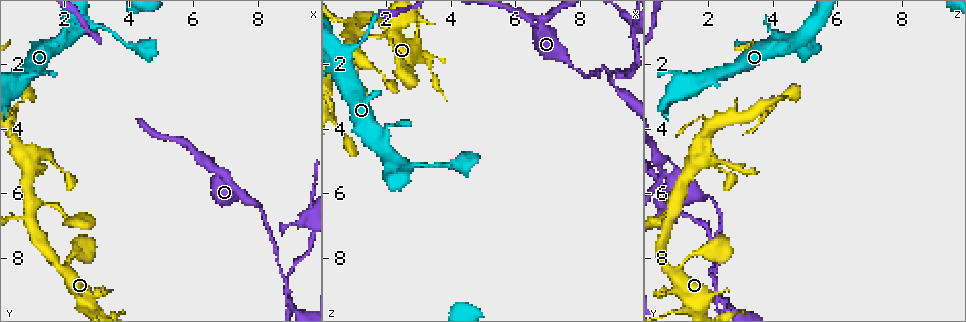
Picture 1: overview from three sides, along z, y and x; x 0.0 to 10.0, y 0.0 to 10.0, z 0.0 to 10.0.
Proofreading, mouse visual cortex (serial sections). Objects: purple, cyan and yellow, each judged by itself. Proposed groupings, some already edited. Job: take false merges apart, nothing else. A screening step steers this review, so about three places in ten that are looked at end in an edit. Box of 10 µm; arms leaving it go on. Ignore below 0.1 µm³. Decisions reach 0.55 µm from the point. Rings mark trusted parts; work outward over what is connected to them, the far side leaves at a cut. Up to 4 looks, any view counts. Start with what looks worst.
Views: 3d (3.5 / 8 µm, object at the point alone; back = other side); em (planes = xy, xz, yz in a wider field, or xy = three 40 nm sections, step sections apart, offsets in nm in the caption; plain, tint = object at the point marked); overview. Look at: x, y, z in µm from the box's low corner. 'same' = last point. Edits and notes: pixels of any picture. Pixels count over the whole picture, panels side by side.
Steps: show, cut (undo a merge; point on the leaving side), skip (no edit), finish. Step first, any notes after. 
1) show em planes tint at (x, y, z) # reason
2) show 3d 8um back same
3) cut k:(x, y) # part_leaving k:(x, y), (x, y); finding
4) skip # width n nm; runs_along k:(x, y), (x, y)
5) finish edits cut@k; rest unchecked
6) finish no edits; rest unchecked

show 3d 3.5um at (0.90, 6.30, 0.95) # four arms meet

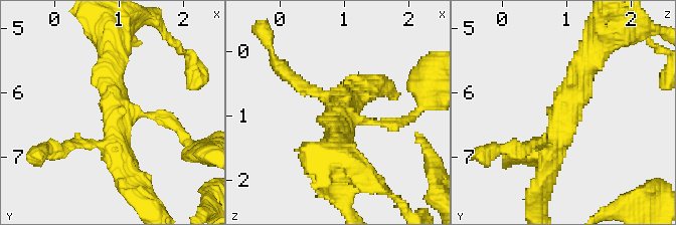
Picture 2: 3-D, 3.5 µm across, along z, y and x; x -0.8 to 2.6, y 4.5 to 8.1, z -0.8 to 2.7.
show em xy step 1 tint at (0.95, 6.35, 1.00) # need the tissue

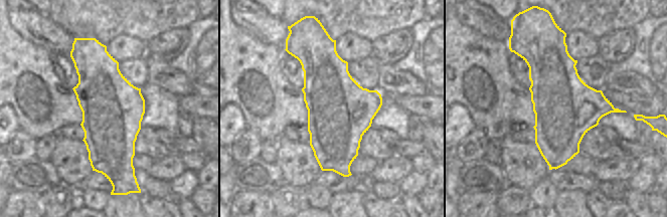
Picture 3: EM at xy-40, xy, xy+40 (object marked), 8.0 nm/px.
skip # arms 4; arm_widths 150, 150, 350, 350 nm; runs_along 2:(547, 178), (564, 109), (594, 54); one cell here

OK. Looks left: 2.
show 3d 8um at (7.80, 6.15, 2.10) # calibre changes

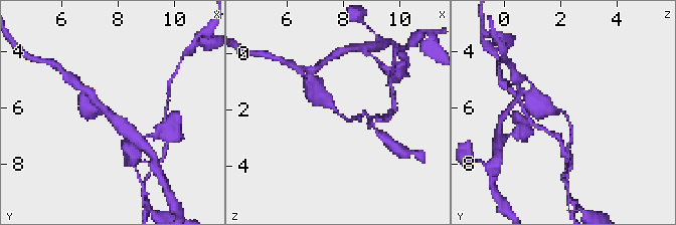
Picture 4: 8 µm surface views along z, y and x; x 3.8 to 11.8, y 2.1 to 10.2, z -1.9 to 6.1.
show 3d 3.5um same

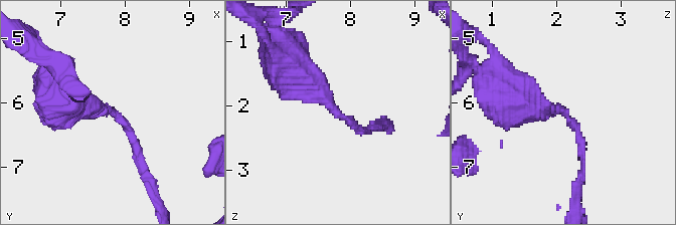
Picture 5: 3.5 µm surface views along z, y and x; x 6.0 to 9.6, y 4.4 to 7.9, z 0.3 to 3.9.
skip # runs_along 5:(285, 65), (365, 130); one cell here

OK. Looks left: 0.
finish no edits; rest unchecked

